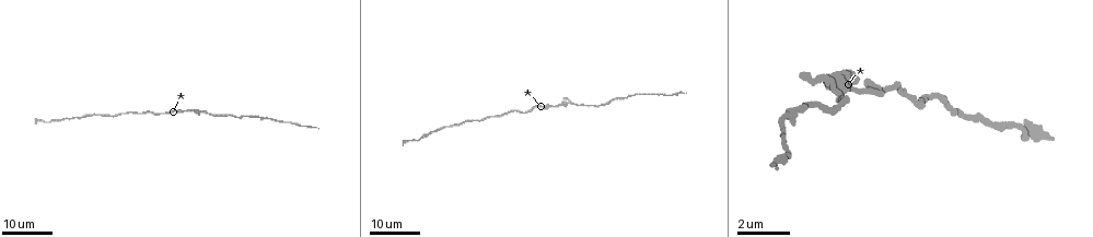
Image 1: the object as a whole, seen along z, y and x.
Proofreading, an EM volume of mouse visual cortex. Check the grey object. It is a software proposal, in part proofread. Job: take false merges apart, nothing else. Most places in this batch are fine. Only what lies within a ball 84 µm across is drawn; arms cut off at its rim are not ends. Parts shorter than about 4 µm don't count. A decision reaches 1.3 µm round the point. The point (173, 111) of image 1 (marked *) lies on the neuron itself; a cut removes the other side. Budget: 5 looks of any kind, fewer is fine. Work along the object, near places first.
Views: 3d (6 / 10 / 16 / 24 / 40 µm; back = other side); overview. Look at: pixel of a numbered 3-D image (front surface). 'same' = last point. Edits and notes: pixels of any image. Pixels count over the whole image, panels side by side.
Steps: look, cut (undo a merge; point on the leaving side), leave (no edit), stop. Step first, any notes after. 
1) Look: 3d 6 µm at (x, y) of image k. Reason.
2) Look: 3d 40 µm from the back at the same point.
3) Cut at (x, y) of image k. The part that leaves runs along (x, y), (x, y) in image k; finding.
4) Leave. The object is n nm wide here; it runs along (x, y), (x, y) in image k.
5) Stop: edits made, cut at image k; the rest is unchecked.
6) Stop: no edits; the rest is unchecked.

Look: 3d 16 µm at (824, 78) of image 1. Side arm on a straight run.

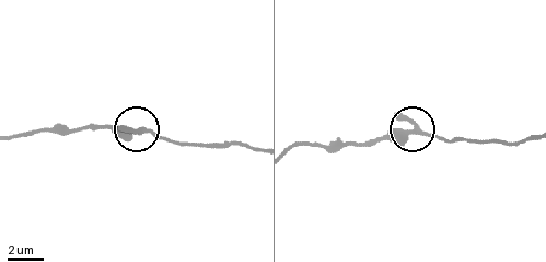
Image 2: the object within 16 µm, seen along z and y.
Look: 3d 6 µm at (143, 132) of image 2.

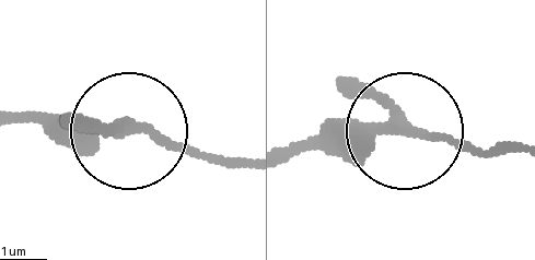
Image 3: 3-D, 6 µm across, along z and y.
Leave. The object is 200 nm wide here; it runs along (288, 158), (347, 151), (394, 128), (508, 151) in image 3; continuous, no second neuron.

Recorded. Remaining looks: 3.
Look: 3d 16 µm at (461, 124) of image 1. Thick turns thin.

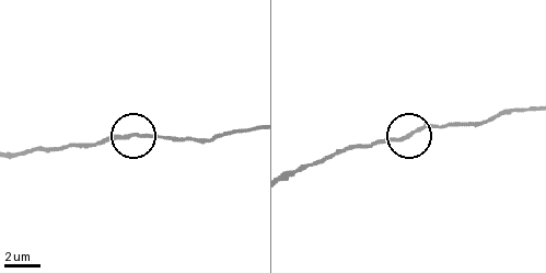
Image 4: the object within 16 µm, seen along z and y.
Look: 3d 10 µm at (136, 136) of image 4.

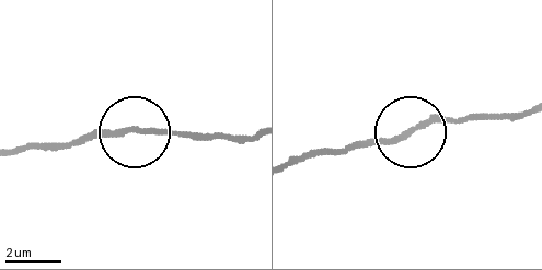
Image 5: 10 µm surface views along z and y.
Leave. It runs along (523, 112), (425, 122), (349, 144) in image 5; all the same neuron.

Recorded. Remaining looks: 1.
Stop: no edits; the rest is unchecked.

